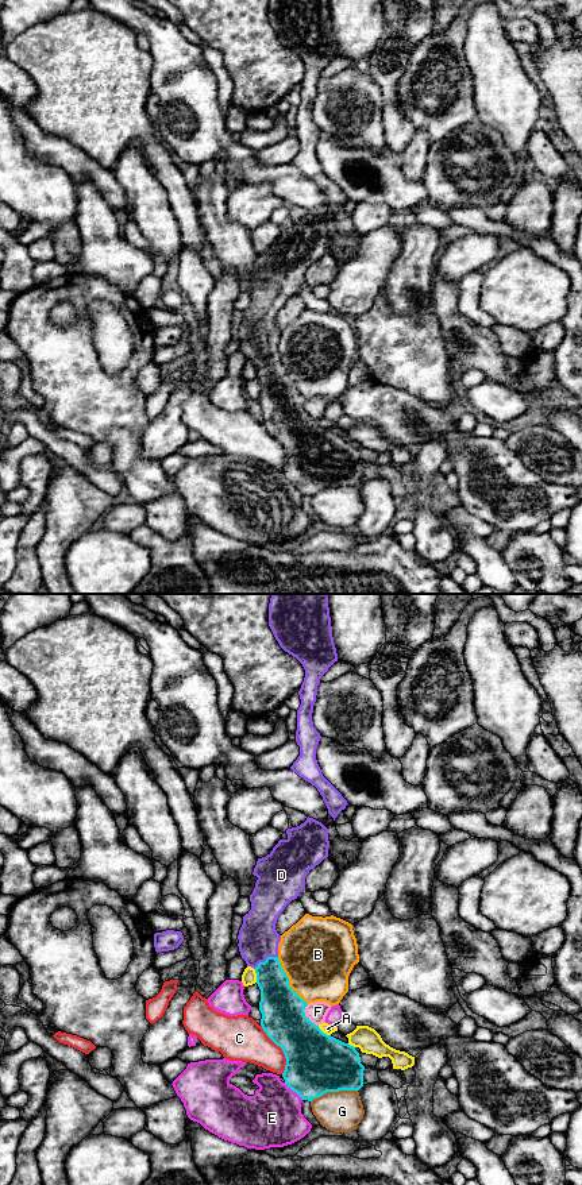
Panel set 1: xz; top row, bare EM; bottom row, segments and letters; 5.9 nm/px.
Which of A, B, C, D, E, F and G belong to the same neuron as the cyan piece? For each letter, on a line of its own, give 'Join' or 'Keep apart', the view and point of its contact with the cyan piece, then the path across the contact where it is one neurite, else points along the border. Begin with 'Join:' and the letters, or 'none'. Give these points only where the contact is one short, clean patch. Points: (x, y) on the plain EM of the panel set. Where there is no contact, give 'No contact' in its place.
Join: D
A: Keep apart. Touches cyan at xz (323, 428)
B: Keep apart. Touches cyan at xz (288, 377)
C: Keep apart. Touches cyan at xz (281, 443)
D: Join. Touches cyan at xz (266, 355). Path across: xz (277, 394), (266, 355), (259, 346), (258, 334)
E: Keep apart. Touches cyan at xz (293, 486)
F: Keep apart. Touches cyan at xz (305, 412)
G: Keep apart. Touches cyan at xz (334, 486)

